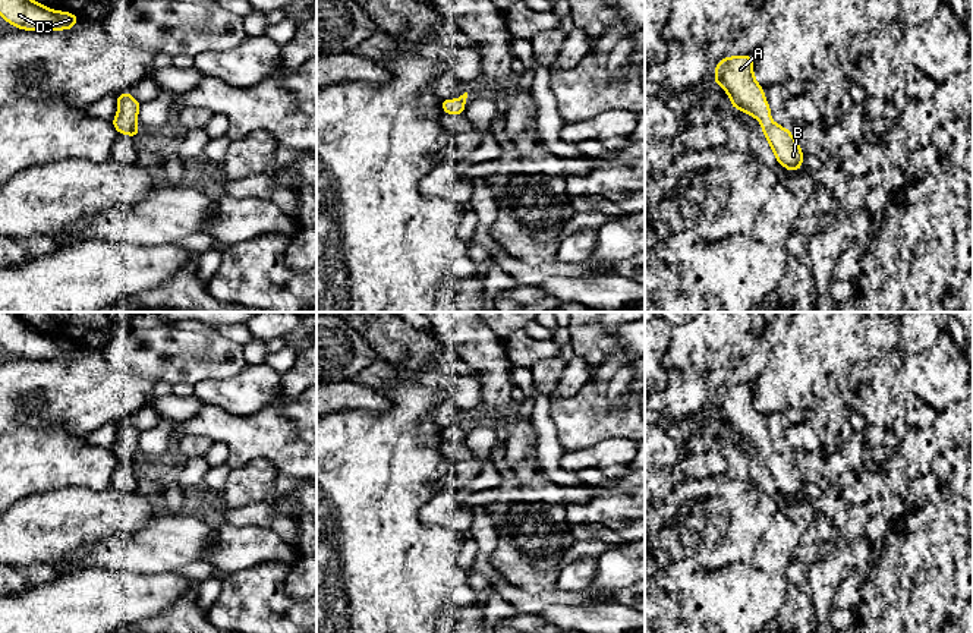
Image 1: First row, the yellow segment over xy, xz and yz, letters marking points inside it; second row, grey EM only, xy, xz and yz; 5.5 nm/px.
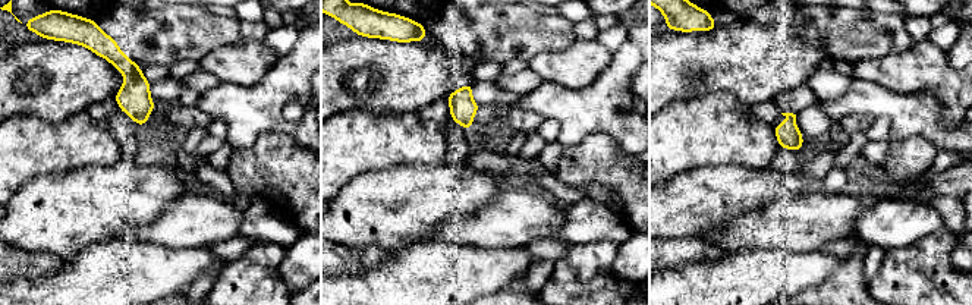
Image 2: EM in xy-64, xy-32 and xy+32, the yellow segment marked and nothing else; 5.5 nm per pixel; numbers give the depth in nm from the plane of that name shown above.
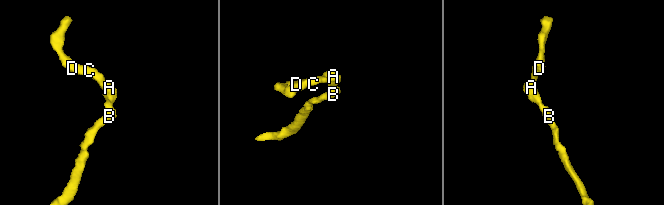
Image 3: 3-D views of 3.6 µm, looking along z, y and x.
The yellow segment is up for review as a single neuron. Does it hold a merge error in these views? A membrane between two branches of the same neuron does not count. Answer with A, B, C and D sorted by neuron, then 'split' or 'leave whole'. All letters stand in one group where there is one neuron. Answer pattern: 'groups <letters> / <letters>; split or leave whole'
groups A B C D; leave whole

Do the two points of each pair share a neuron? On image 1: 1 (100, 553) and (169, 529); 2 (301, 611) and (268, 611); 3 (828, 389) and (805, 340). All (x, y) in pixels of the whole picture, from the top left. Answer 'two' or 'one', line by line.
1: one
2: one
3: two

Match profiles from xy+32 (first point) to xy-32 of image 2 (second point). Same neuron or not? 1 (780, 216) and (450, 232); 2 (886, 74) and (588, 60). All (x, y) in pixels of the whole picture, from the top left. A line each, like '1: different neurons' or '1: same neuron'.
1: same neuron
2: same neuron

